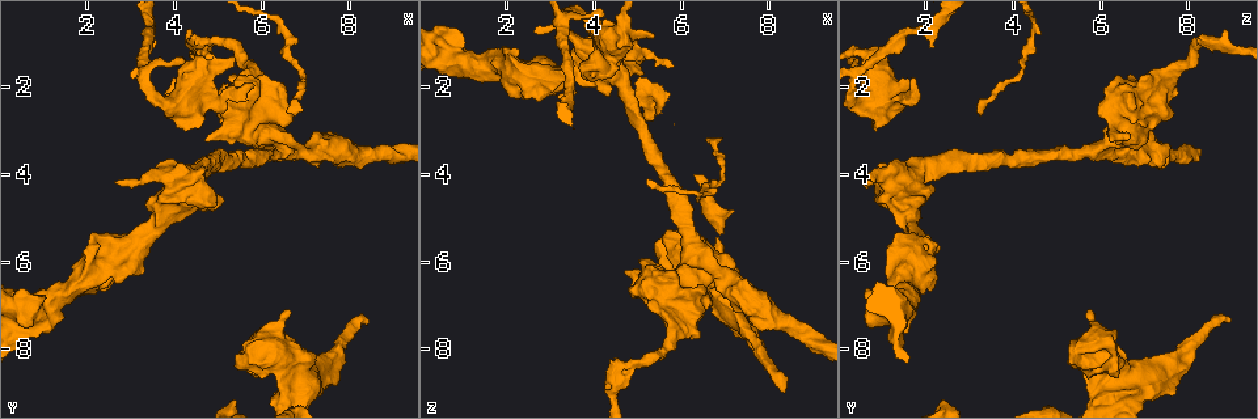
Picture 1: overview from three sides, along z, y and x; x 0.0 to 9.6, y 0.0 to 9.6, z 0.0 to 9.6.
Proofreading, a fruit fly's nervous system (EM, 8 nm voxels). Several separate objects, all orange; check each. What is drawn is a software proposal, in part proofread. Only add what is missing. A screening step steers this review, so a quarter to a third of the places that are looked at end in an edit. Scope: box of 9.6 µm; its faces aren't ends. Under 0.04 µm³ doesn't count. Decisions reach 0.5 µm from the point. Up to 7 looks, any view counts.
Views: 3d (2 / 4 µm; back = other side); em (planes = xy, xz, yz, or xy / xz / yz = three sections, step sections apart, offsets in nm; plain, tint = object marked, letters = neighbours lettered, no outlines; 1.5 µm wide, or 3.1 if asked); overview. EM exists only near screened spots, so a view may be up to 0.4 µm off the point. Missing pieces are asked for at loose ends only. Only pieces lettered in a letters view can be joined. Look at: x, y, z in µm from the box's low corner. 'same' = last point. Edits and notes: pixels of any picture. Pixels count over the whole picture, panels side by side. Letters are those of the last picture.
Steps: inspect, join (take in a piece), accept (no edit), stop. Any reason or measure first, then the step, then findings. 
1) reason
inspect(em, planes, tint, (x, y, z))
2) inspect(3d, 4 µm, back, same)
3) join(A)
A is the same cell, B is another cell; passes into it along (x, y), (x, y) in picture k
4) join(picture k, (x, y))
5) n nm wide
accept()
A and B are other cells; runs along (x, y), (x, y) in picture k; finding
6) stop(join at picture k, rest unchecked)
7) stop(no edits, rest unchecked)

an open end
inspect(em, planes, letters, (8.40, 7.40, 8.95))

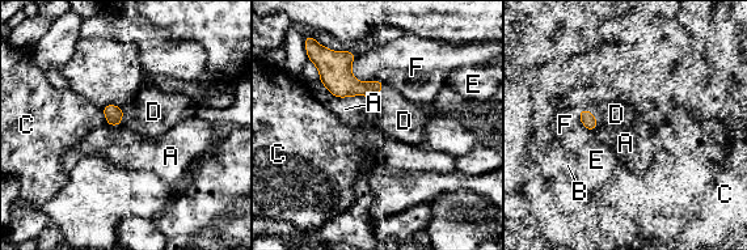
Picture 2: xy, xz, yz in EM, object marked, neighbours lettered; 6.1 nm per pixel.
join(picture 2, (616, 114))
D is the same cell, A, B, C, E and F are other cells; the neuron continues

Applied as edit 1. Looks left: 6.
an open end
inspect(3d, 2 µm, (2.60, 4.20, 0.80))

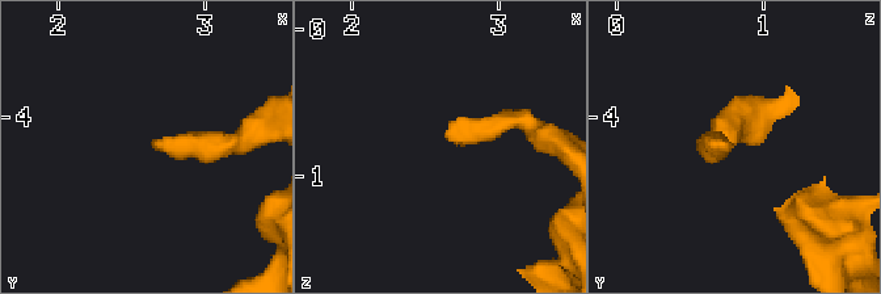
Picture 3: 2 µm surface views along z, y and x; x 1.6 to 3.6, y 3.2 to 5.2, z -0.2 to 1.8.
shape alone is not enough
inspect(em, planes, letters, (2.68, 4.14, 0.74))

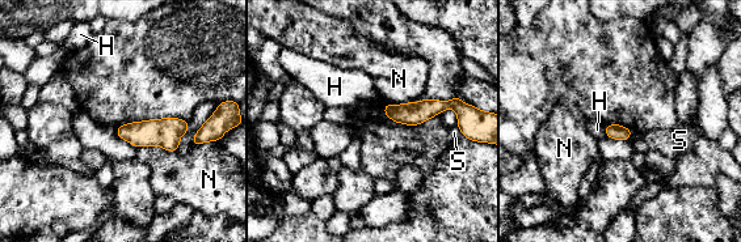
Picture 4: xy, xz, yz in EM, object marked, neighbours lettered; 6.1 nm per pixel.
accept()
H, N and S are other cells; runs along (449, 105), (421, 111), (387, 111) in picture 4; none of them fits

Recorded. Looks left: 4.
an open end
inspect(3d, 4 µm, (5.40, 1.30, 0.80))

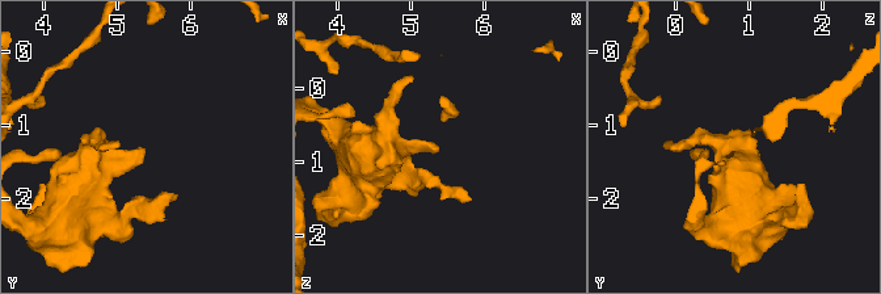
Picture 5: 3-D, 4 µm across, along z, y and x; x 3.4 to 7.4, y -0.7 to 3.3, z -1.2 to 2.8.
now the EM
inspect(em, planes, letters, (5.35, 1.30, 0.85))

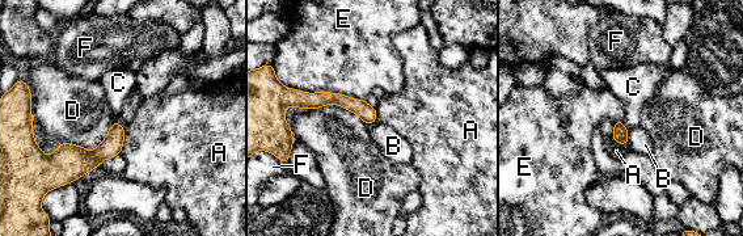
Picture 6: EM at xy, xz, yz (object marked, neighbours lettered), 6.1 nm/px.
100 nm wide
accept()
A, B, C, D, E and F are other cells; runs along (296, 101), (340, 98), (372, 118) in picture 6; none of them fits

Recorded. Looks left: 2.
stop(join at picture 2, rest unchecked)

